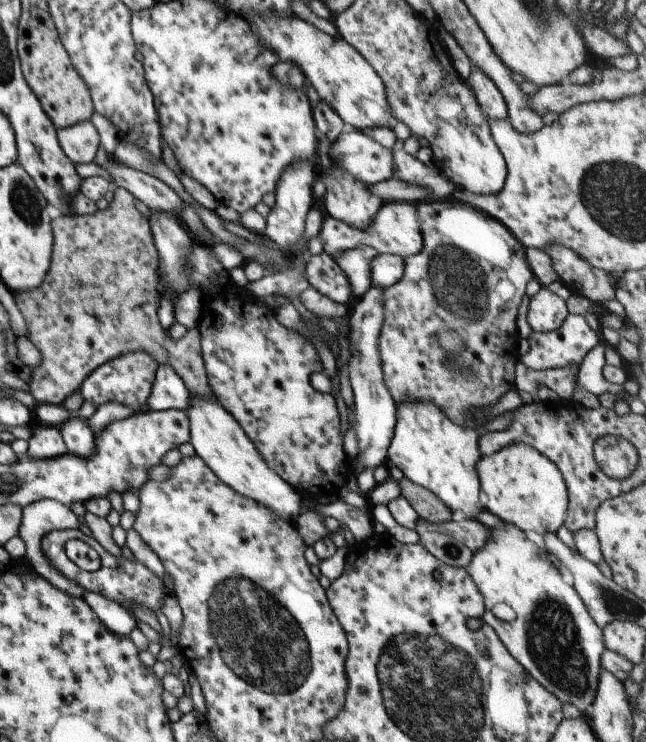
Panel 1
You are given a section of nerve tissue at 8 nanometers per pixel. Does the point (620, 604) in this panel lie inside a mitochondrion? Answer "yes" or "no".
yes

